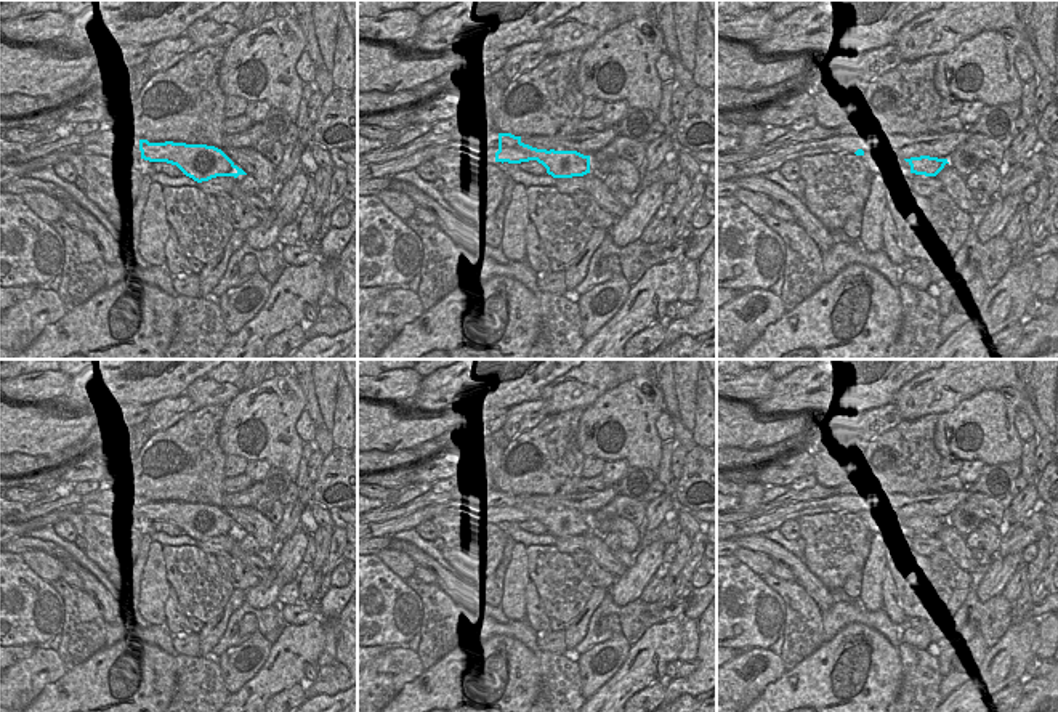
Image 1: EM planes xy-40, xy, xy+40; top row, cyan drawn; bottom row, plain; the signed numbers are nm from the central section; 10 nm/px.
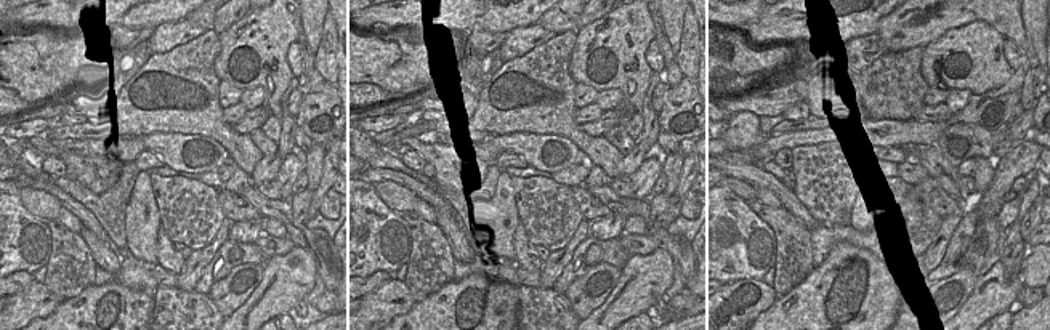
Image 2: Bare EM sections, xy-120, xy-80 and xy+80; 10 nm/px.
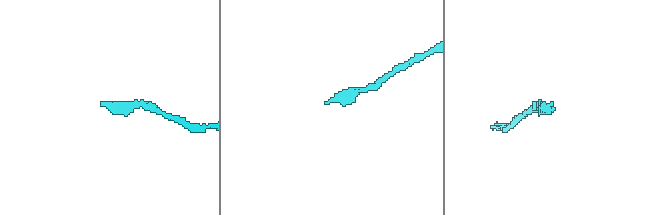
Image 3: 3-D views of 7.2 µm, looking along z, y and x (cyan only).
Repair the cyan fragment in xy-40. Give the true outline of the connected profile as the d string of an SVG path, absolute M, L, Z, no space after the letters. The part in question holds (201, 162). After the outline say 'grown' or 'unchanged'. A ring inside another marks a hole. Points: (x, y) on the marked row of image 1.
M138 136L127 138L128 149L139 149L141 159L149 162L167 162L176 165L186 176L197 183L216 176L247 175L221 149L207 144L186 143L149 143Z | grown

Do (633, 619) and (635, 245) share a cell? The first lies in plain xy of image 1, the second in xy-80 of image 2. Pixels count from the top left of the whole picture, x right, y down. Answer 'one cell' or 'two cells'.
two cells

